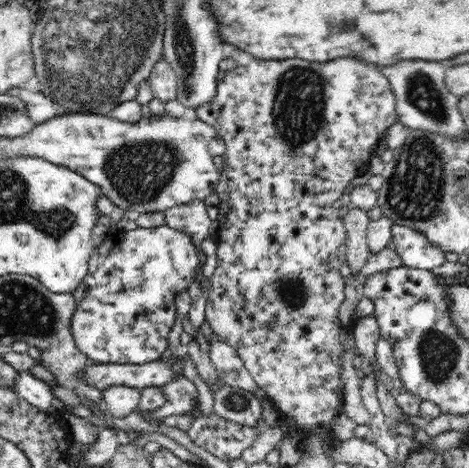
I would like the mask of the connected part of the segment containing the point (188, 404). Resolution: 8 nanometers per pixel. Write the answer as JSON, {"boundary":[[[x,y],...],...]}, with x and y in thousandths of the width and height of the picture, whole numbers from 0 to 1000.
{"boundary":[[[380,808],[345,827],[360,853],[348,870],[311,880],[324,897],[343,897],[362,885],[388,885],[409,878],[420,861],[420,835],[414,821],[394,808]]]}

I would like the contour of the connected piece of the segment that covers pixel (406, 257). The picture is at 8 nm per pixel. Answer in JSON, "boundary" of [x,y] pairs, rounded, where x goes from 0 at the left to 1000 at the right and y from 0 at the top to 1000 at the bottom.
{"boundary":[[[838,479],[832,485],[834,491],[834,519],[844,543],[857,553],[859,568],[870,573],[887,573],[900,577],[921,579],[925,573],[942,568],[951,553],[947,551],[949,541],[942,538],[928,521],[913,517],[902,500],[885,494],[868,483],[853,483]]]}

